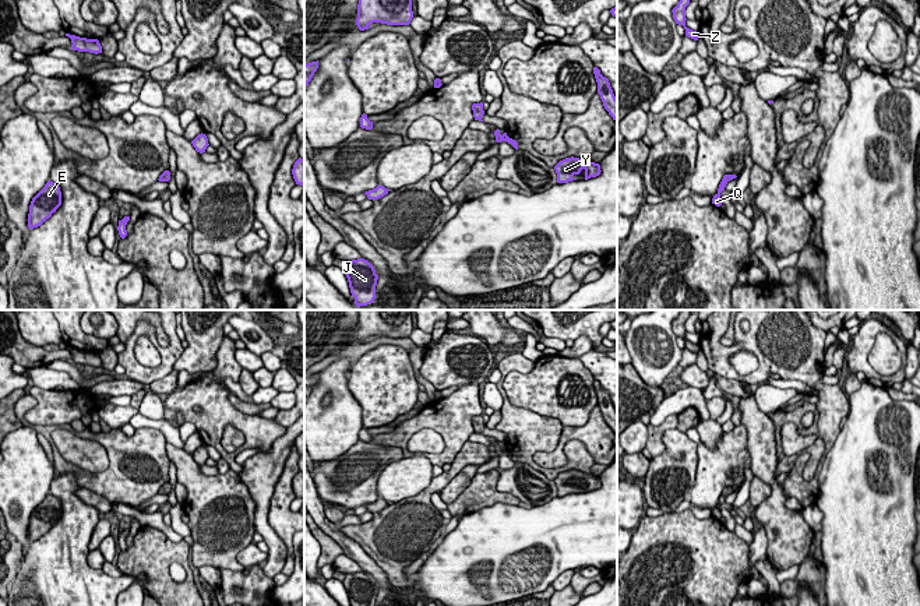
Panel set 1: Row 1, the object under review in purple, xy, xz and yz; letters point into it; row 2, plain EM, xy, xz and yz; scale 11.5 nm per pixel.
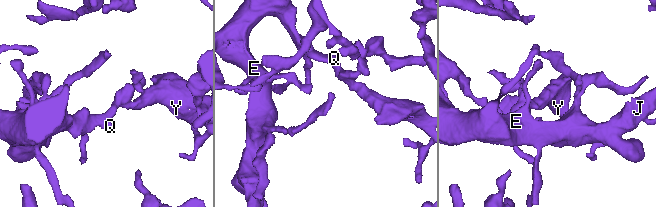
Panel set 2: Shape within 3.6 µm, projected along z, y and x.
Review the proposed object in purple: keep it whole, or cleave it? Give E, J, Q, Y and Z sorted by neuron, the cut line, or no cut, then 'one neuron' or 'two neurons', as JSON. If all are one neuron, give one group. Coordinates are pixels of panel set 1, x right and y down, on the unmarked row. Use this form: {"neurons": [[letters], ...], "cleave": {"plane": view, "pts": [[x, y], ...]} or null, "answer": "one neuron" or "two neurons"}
{"neurons": [["E", "J", "Q", "Y", "Z"]], "cleave": null, "answer": "one neuron"}

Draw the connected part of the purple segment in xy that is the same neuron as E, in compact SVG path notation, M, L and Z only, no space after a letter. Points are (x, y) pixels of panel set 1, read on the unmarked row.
M47 493L45 500L32 511L28 526L28 540L40 539L61 518L60 500Z

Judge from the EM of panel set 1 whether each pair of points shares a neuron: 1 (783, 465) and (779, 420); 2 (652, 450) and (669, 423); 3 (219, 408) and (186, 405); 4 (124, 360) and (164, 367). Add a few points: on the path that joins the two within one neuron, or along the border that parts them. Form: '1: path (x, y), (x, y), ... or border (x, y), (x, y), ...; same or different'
1: path (781, 454), (778, 432); same
2: path (654, 443), (654, 437), (662, 429); same
3: path (211, 401), (194, 401); same
4: path (134, 369), (137, 372), (154, 372); same

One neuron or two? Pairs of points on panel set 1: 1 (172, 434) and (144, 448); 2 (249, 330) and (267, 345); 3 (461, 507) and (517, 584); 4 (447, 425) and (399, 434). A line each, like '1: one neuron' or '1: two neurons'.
1: two neurons
2: one neuron
3: two neurons
4: one neuron

